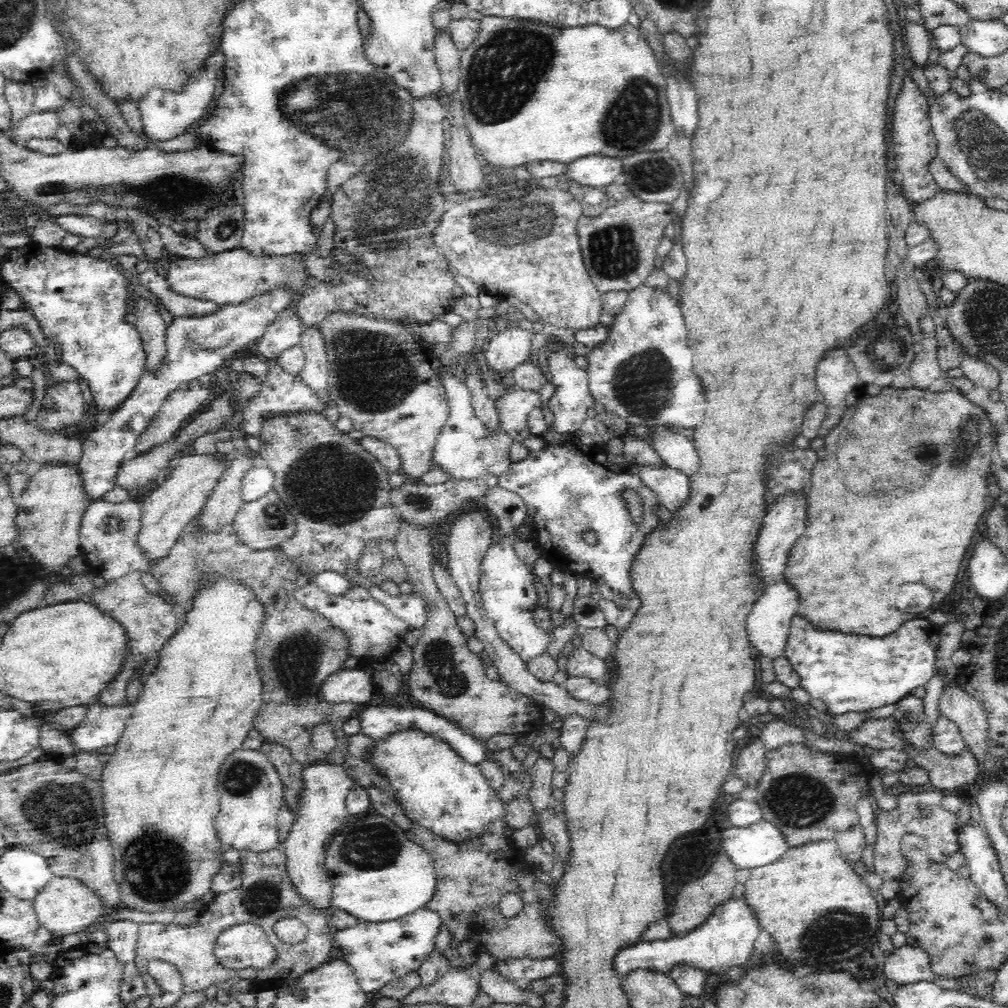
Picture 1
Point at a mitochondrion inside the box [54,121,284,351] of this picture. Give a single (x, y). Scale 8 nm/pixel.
(226, 227)

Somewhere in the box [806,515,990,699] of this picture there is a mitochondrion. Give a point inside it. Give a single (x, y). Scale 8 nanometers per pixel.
(967, 675)

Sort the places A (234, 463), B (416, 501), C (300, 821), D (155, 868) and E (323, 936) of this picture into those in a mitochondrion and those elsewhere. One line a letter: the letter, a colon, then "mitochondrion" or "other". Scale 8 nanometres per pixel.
A: other
B: mitochondrion
C: other
D: mitochondrion
E: other

